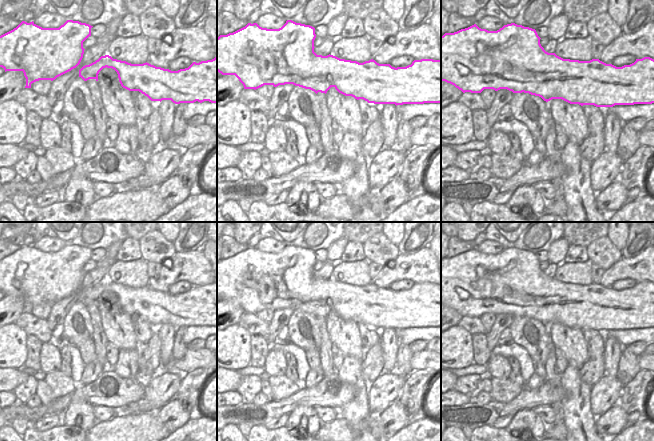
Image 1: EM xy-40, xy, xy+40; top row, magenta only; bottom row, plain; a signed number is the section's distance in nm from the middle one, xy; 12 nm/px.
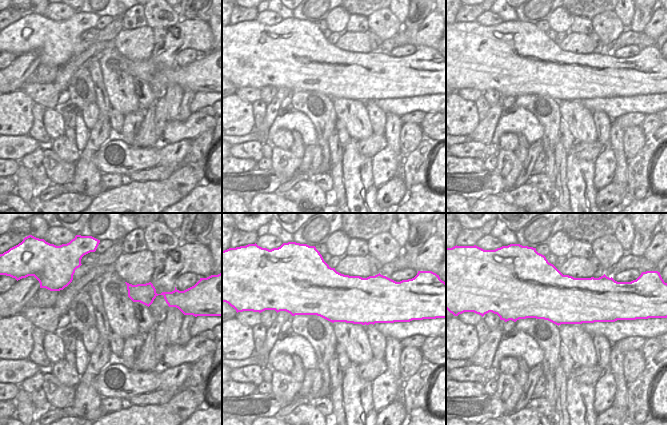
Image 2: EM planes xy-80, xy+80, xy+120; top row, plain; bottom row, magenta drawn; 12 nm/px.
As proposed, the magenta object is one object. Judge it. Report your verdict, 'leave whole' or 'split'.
leave whole

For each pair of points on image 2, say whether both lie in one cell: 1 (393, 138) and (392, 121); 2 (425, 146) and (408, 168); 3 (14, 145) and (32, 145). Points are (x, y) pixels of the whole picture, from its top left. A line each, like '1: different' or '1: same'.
1: same
2: same
3: same

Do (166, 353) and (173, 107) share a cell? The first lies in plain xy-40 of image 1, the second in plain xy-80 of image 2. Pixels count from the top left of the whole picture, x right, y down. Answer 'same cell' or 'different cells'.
same cell

